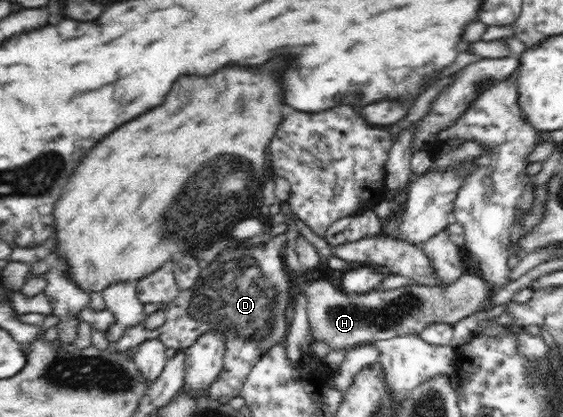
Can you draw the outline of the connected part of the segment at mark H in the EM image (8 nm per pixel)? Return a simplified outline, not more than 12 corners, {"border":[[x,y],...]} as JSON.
{"border":[[476,272],[346,294],[306,284],[312,340],[347,351],[454,327],[491,293]]}

